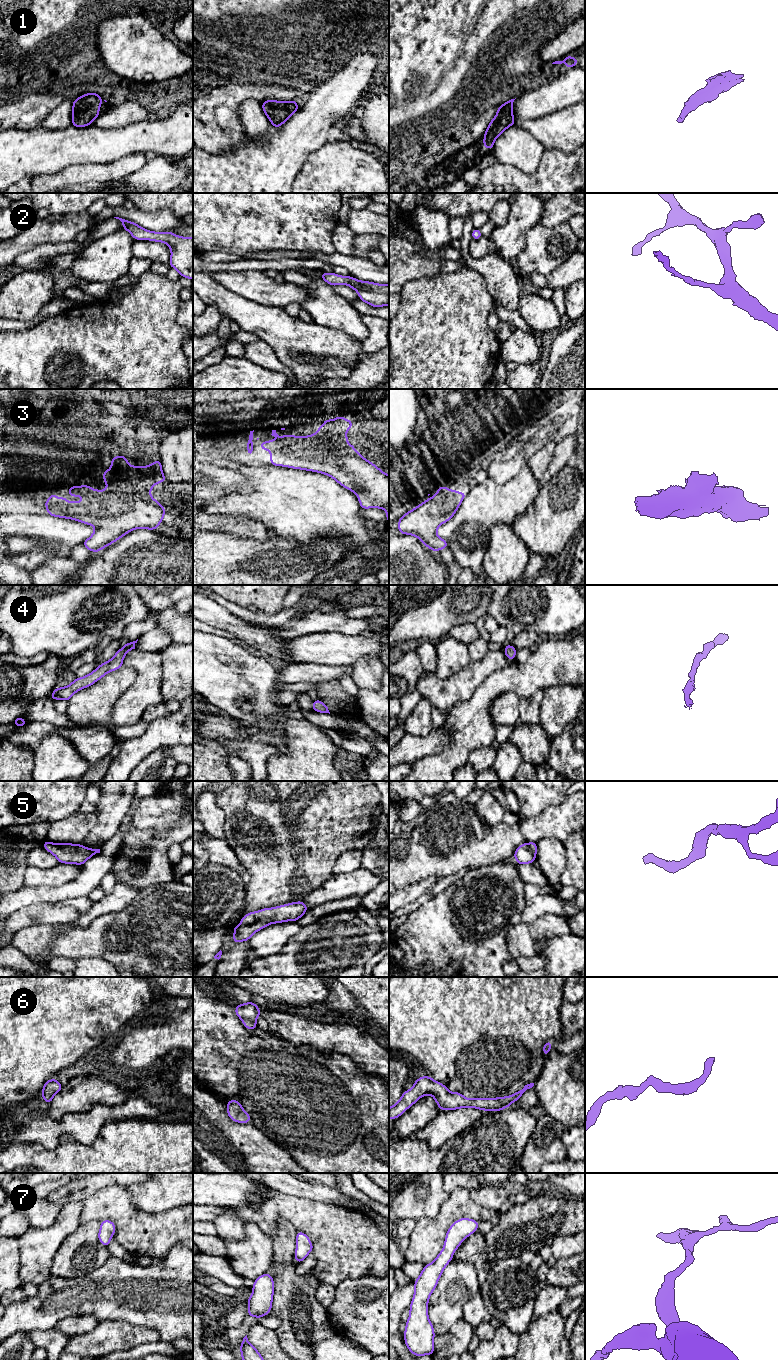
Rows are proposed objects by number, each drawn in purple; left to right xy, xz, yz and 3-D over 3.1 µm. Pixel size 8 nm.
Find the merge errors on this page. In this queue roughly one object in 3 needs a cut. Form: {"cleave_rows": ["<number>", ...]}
{"cleave_rows": []}

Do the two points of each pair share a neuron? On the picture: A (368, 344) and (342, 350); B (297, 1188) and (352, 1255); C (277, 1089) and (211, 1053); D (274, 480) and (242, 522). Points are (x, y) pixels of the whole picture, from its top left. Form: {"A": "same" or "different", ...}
{"A": "different", "B": "different", "C": "same", "D": "different"}

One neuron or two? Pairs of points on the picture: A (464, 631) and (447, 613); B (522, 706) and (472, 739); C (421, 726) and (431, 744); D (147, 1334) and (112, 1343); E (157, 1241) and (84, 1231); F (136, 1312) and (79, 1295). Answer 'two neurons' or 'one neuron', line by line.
A: two neurons
B: two neurons
C: two neurons
D: one neuron
E: two neurons
F: one neuron

